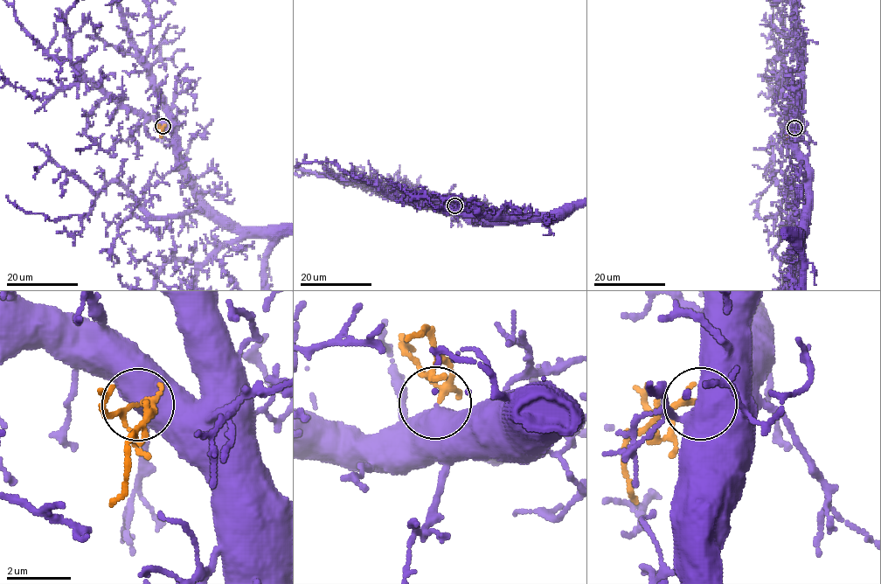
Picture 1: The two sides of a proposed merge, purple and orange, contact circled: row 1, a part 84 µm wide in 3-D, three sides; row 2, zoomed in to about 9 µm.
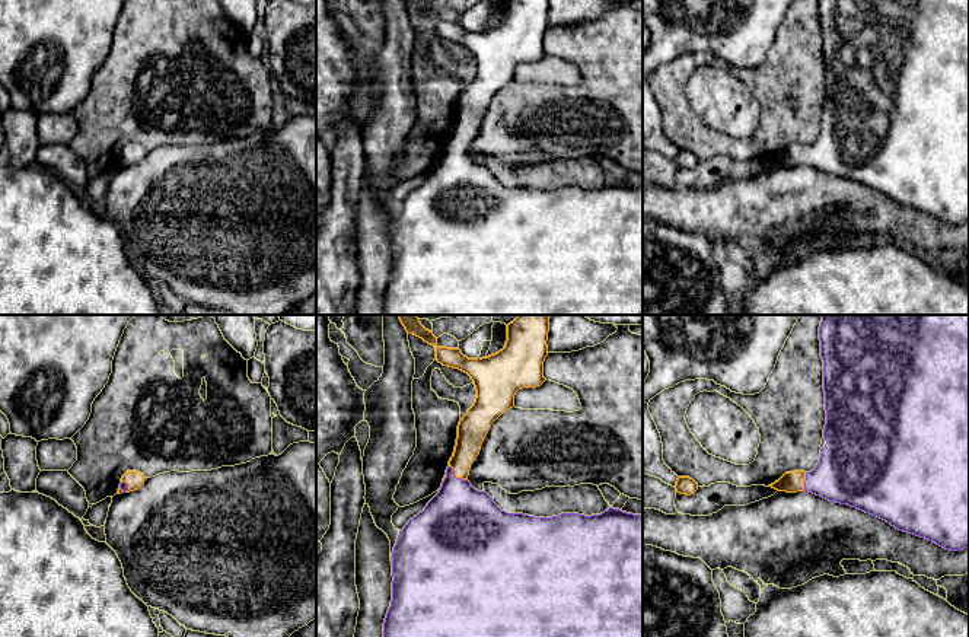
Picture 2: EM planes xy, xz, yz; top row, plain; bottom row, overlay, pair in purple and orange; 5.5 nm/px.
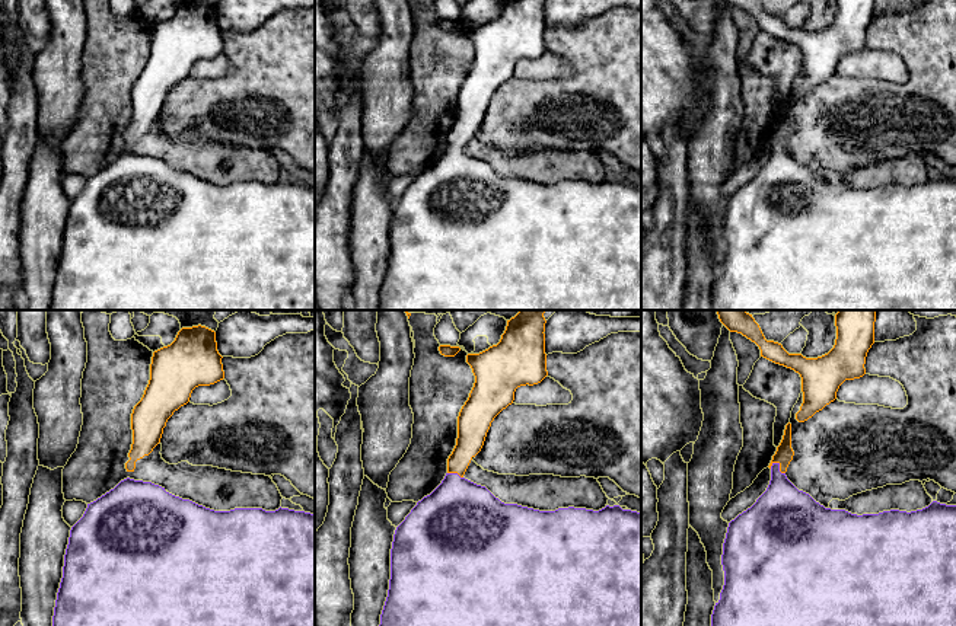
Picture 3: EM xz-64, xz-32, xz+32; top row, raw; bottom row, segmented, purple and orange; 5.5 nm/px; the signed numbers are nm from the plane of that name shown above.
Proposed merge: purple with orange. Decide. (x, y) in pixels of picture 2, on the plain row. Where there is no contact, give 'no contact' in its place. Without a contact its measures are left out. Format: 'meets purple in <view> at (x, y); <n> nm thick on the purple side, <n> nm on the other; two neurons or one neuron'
meets purple in xz at (455, 150); 400 nm thick on the purple side, 150 nm on the other; one neuron

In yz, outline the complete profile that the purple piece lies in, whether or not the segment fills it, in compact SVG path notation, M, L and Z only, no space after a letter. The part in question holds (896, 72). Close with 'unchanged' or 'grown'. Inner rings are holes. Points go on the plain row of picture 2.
M819 0L819 13L823 34L826 118L820 122L813 144L785 146L768 160L787 166L809 165L829 175L857 181L899 204L925 211L950 224L969 222L969 0Z; grown

